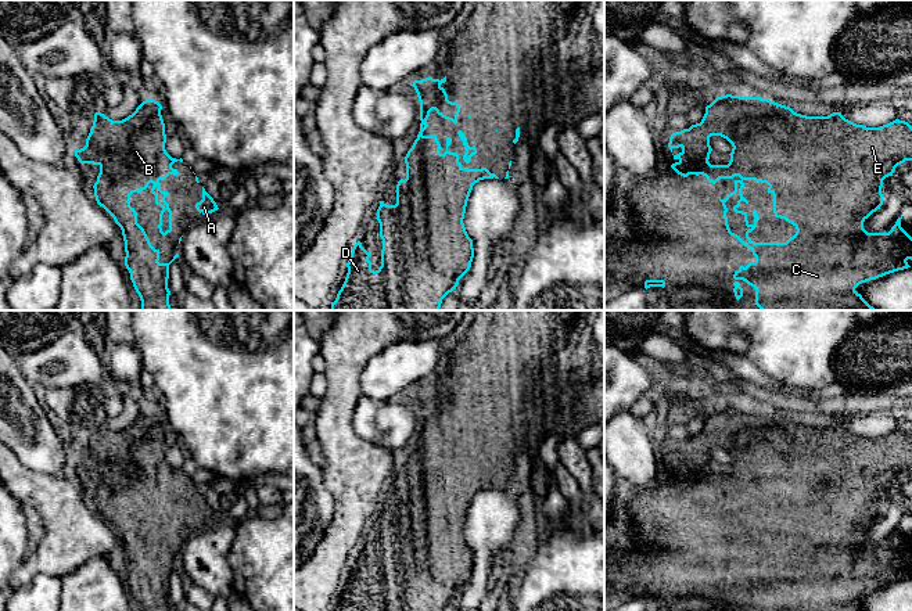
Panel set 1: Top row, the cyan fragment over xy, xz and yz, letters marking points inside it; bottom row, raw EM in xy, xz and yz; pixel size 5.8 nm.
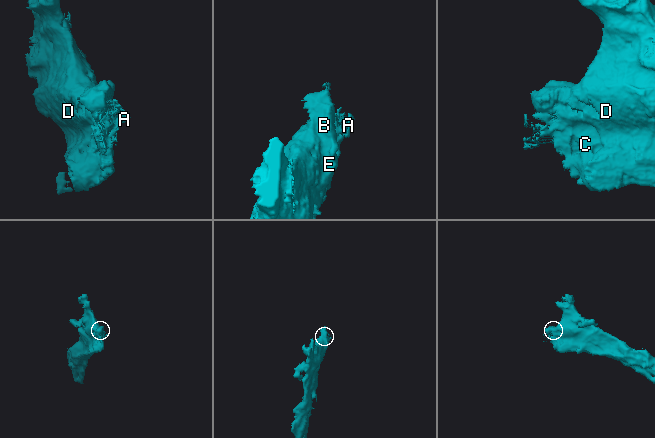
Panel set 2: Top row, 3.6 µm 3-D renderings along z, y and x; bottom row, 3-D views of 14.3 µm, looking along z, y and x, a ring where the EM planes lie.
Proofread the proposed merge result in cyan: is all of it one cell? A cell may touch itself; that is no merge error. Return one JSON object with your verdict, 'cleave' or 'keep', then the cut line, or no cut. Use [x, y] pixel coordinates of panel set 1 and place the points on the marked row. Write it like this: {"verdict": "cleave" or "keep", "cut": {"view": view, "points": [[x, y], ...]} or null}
{"verdict": "keep", "cut": null}

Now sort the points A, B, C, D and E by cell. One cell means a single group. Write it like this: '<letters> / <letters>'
A B C D E

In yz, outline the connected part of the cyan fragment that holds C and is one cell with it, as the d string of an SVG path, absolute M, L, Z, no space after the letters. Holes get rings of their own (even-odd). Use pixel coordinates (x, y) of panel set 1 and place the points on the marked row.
M721 96L705 107L705 114L700 123L689 129L675 132L669 137L668 147L682 151L674 155L675 163L671 168L681 176L703 175L715 184L719 179L733 179L735 191L725 200L719 197L724 206L726 230L747 247L755 256L746 267L740 266L733 278L735 296L743 296L740 280L755 290L755 305L761 310L877 310L870 306L855 288L866 281L876 280L886 274L911 267L912 237L901 227L901 218L888 233L868 233L863 222L883 205L883 180L893 176L895 168L905 161L912 161L912 126L895 119L880 127L866 127L845 119L841 112L827 116L807 116L794 112L790 107L778 104L761 97ZM711 136L721 136L732 144L730 161L728 165L711 165L708 162L712 151ZM744 180L766 183L768 193L773 195L773 213L796 227L796 234L786 242L754 242L748 234L757 227L760 216L753 211L754 223L747 220L747 212L739 211L740 202L748 201L742 190Z

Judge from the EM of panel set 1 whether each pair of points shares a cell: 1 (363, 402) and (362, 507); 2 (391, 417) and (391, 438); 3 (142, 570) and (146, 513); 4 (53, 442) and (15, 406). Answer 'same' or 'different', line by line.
1: different
2: same
3: same
4: same

